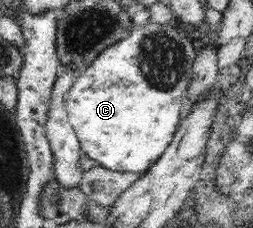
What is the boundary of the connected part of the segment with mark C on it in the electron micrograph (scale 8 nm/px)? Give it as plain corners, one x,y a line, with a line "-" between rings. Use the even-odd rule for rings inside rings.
147,24
141,29
133,27
127,37
117,41
113,46
101,50
101,53
95,57
95,61
91,61
91,65
87,69
83,69
83,73
78,73
76,81
73,83
68,94
66,109
68,112
68,121
72,129
76,132
76,136
80,141
82,152
87,154
91,159
95,159
97,165
117,170
120,172
131,172
143,175
156,161
161,157
161,154
167,149
171,143
173,135
177,132
180,121
187,108
187,89
192,83
193,67
196,64
198,57
198,43
194,36
183,35
172,27
170,24

